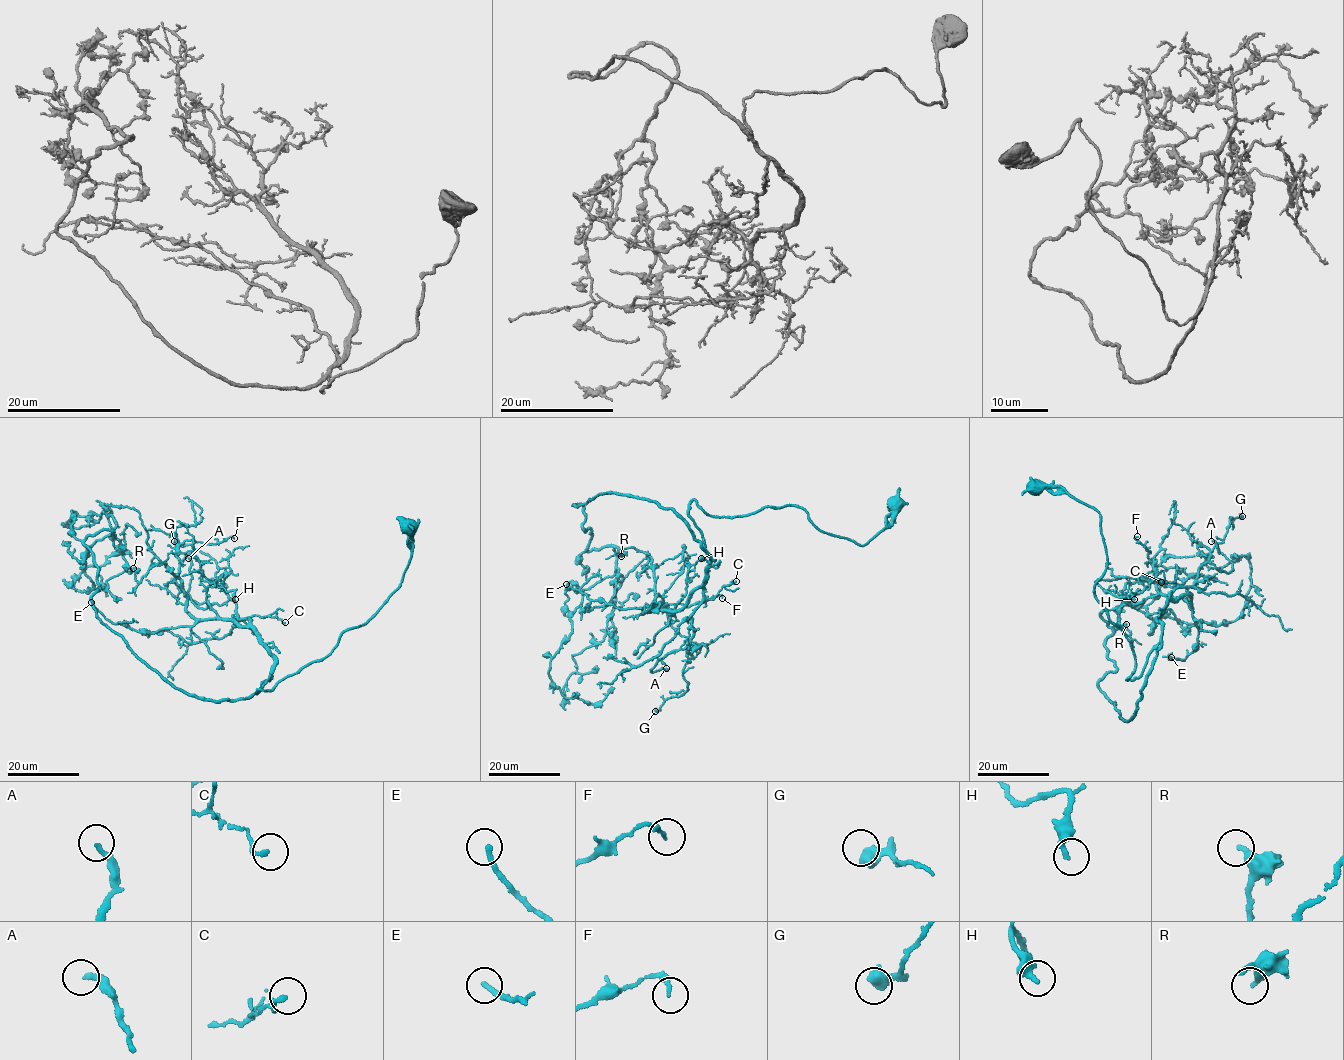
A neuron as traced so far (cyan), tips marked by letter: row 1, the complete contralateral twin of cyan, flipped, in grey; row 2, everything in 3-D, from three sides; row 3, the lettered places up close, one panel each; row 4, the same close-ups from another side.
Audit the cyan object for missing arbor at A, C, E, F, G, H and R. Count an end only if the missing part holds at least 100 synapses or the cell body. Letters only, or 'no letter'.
no letter

